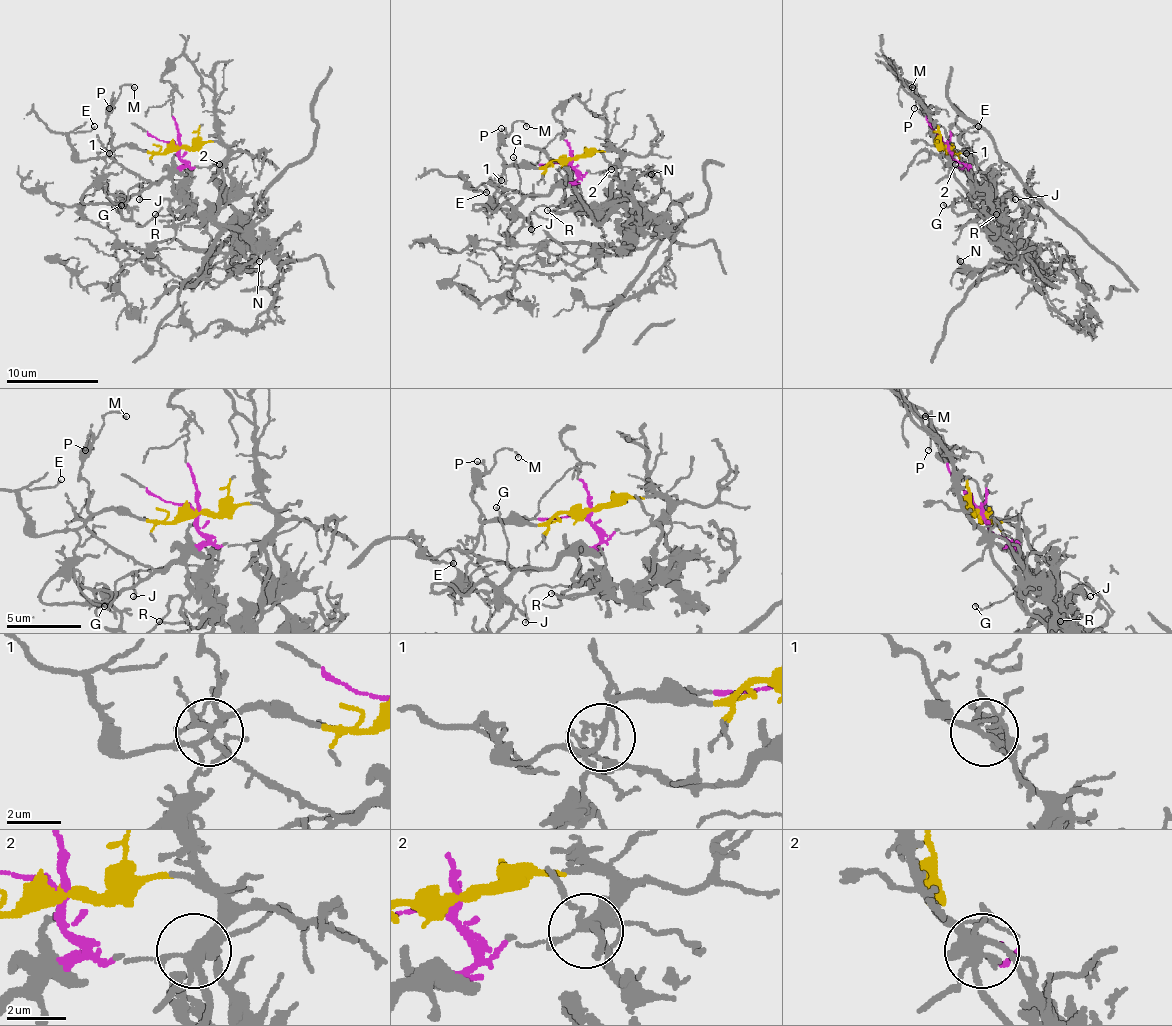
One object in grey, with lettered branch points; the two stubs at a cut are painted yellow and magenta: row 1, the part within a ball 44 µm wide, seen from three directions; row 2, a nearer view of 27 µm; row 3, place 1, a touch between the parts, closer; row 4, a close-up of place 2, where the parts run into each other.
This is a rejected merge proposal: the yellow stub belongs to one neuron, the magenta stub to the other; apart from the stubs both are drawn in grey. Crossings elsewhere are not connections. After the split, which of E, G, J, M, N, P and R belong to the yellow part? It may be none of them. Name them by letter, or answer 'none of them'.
E, M, P

